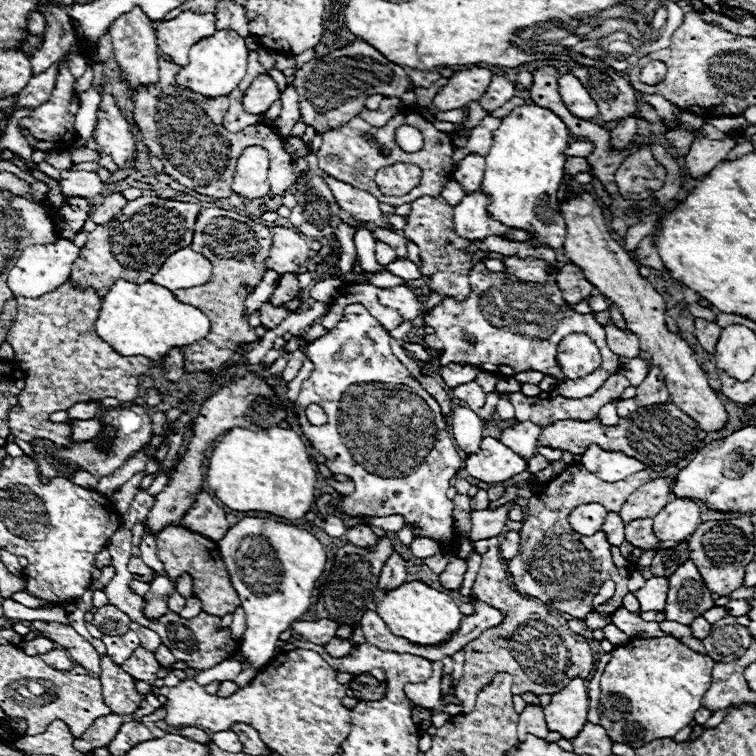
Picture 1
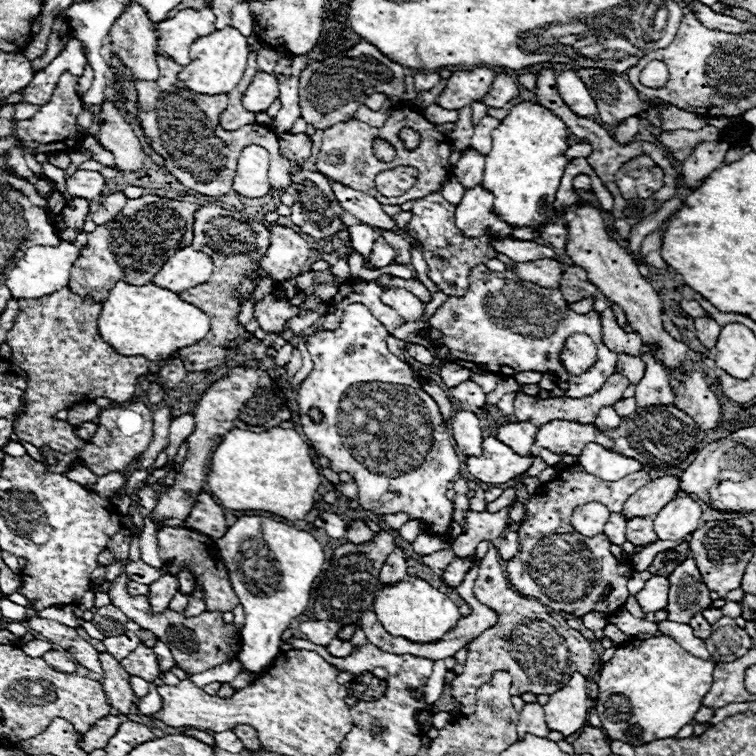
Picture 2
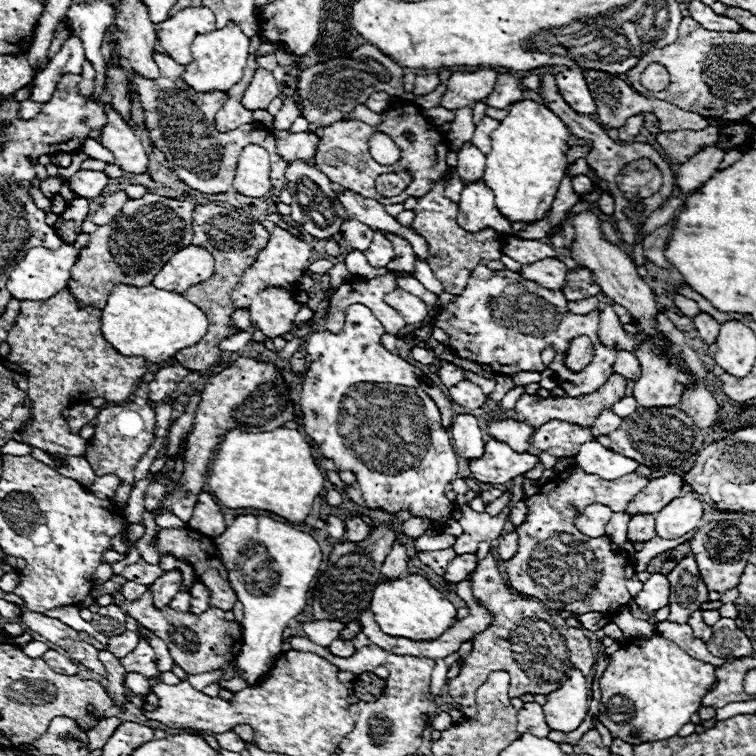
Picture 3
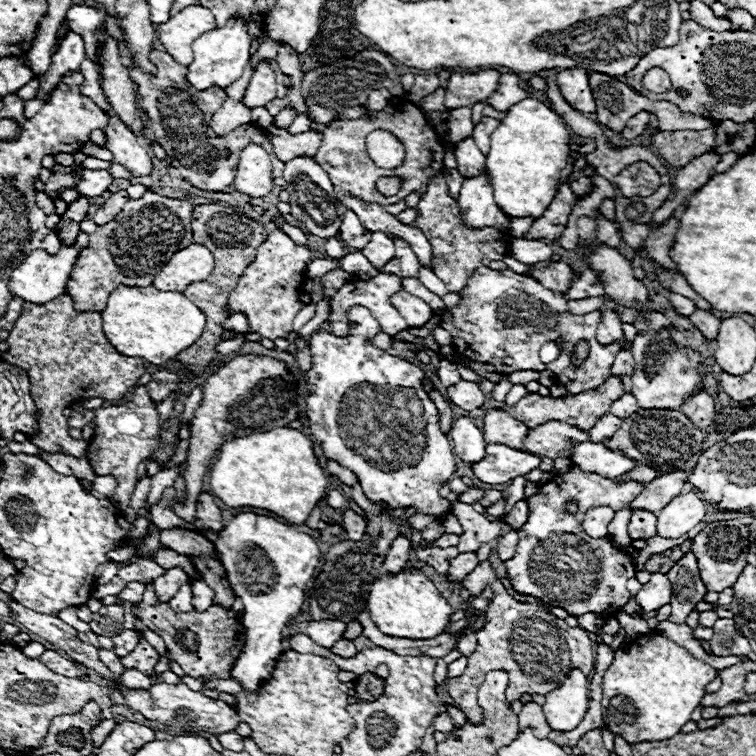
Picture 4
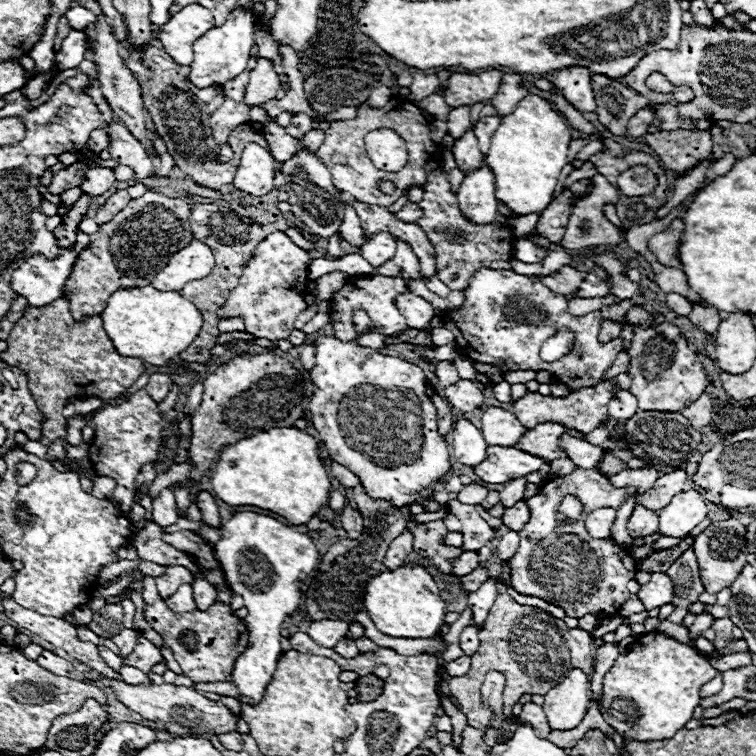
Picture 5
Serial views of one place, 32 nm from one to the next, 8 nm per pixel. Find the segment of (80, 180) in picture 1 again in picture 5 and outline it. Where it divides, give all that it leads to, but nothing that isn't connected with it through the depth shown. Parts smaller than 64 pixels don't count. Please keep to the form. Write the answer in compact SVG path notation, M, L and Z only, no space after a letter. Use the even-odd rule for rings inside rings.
M92 168L86 172L84 182L78 186L88 196L102 196L116 182L112 168Z

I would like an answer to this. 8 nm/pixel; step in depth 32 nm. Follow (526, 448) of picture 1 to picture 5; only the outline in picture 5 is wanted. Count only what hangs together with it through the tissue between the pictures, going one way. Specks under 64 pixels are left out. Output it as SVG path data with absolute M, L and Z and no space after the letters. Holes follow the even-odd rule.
M486 408L482 414L482 434L488 444L516 446L524 432L526 428L508 410Z

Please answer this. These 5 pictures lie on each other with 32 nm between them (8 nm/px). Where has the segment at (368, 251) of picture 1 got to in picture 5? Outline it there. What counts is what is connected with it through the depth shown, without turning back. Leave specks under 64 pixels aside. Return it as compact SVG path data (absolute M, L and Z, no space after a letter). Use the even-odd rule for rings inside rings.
M346 206L346 210L344 210L344 220L342 220L342 226L340 226L340 236L350 246L356 246L356 248L360 248L364 242L368 242L368 238L364 236L364 230L360 226L360 220L358 220L356 212L352 210L352 206Z

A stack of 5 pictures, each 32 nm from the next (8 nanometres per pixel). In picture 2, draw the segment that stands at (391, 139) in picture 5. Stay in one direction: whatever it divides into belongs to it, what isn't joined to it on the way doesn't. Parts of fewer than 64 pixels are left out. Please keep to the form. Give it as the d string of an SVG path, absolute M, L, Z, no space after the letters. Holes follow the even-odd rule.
M374 140L374 152L376 152L376 156L380 158L380 160L394 160L394 148L392 146L388 146L386 142L382 142L382 140Z

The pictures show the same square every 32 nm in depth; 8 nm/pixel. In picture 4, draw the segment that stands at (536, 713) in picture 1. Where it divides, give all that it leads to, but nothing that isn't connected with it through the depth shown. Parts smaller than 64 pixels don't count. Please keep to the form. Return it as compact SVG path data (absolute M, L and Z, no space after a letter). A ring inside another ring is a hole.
M536 702L524 704L522 712L518 714L518 730L526 730L526 728L530 728L538 738L546 738L550 732L550 726L546 722L542 706Z

